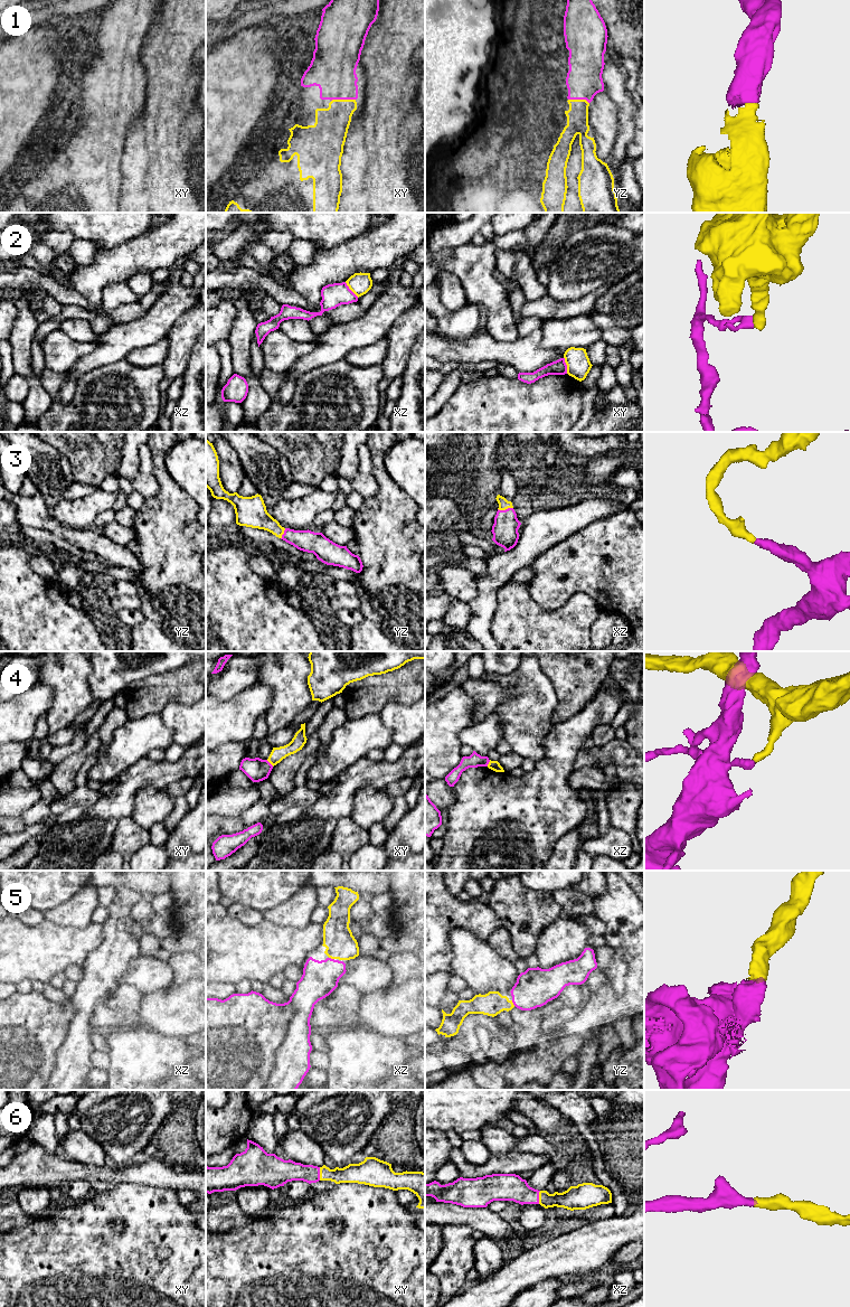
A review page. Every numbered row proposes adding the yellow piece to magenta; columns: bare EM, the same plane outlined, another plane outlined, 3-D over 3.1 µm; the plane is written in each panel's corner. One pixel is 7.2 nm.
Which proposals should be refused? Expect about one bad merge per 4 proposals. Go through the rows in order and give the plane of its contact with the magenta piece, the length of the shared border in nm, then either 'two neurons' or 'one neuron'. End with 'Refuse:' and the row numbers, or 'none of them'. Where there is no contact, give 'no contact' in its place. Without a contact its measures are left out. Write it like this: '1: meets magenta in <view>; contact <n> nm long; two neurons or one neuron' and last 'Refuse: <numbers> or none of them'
1: meets magenta in xy; contact 180 nm long; one neuron
2: meets magenta in xy; contact 120 nm long; two neurons
3: meets magenta in xz; contact 110 nm long; one neuron
4: meets magenta in xy; contact 70 nm long; two neurons
5: meets magenta in xz; contact 40 nm long; one neuron
6: meets magenta in xy; contact 100 nm long; one neuron
Refuse: 2, 4

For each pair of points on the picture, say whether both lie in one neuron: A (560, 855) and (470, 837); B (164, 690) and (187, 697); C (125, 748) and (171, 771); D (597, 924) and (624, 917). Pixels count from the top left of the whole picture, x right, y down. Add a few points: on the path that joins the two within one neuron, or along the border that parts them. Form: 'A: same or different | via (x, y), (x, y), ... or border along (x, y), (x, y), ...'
A: different | border along (568, 833), (556, 843), (553, 854), (548, 858)
B: same | via (170, 690), (181, 692)
C: different | border along (145, 757), (122, 772)
D: different | border along (594, 914), (603, 921)

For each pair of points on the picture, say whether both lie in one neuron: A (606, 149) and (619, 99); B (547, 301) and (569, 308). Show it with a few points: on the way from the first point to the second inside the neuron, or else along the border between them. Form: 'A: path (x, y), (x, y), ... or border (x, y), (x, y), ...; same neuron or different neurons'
A: border (603, 91), (616, 106), (619, 132); different neurons
B: path (553, 307), (564, 308); same neuron

